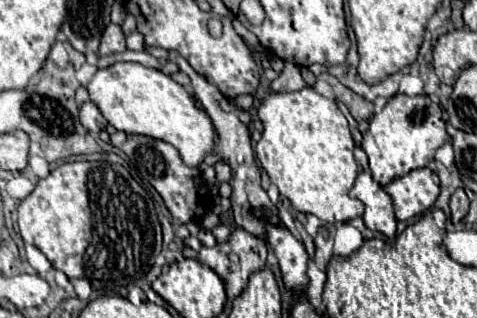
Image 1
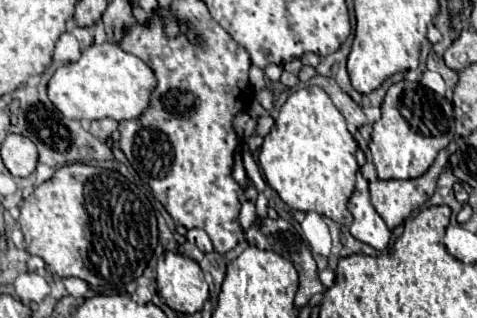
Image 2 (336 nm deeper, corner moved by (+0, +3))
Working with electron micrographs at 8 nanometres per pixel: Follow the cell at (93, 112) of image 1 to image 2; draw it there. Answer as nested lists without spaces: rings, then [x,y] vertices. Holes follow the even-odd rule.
[[[102,119],[102,121],[92,121],[90,125],[90,133],[94,137],[98,137],[102,143],[108,141],[108,137],[112,135],[112,131],[116,129],[116,121],[114,119]]]

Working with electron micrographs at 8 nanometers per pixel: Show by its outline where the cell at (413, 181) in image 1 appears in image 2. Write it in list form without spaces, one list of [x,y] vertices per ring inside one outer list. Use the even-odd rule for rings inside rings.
[[[442,149],[434,161],[434,165],[418,179],[408,181],[372,181],[370,183],[370,195],[372,205],[378,211],[378,215],[384,219],[388,229],[398,227],[416,211],[422,207],[434,193],[436,181],[440,173],[448,165],[450,151]]]

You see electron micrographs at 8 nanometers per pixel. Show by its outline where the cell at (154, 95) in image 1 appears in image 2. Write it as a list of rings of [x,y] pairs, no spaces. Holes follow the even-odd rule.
[[[94,43],[82,51],[76,63],[66,63],[56,69],[48,81],[48,99],[52,99],[54,107],[62,115],[68,115],[68,119],[138,119],[150,103],[154,85],[154,73],[142,59],[126,53],[114,43]]]

